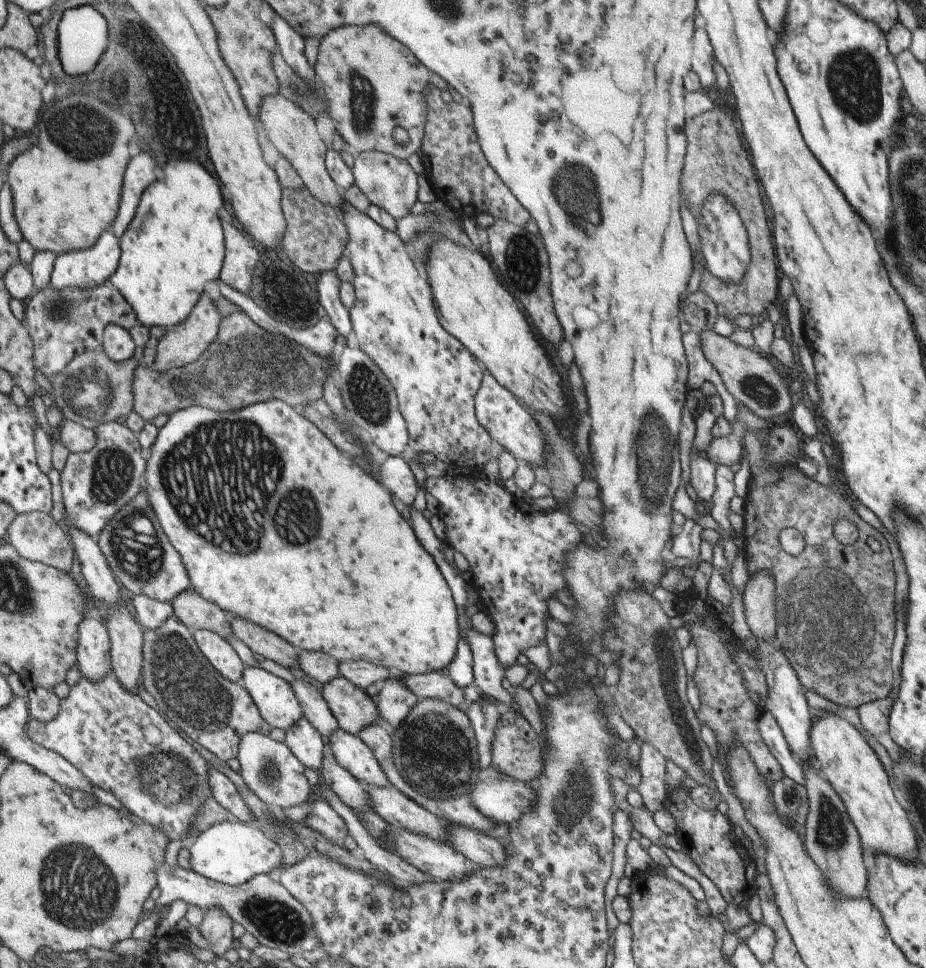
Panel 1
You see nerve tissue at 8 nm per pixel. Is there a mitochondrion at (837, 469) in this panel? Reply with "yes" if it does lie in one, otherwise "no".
no

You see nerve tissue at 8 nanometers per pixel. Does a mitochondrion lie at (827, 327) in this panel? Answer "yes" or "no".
no

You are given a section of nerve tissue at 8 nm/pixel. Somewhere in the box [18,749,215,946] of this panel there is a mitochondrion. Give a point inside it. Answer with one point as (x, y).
(77, 891)

